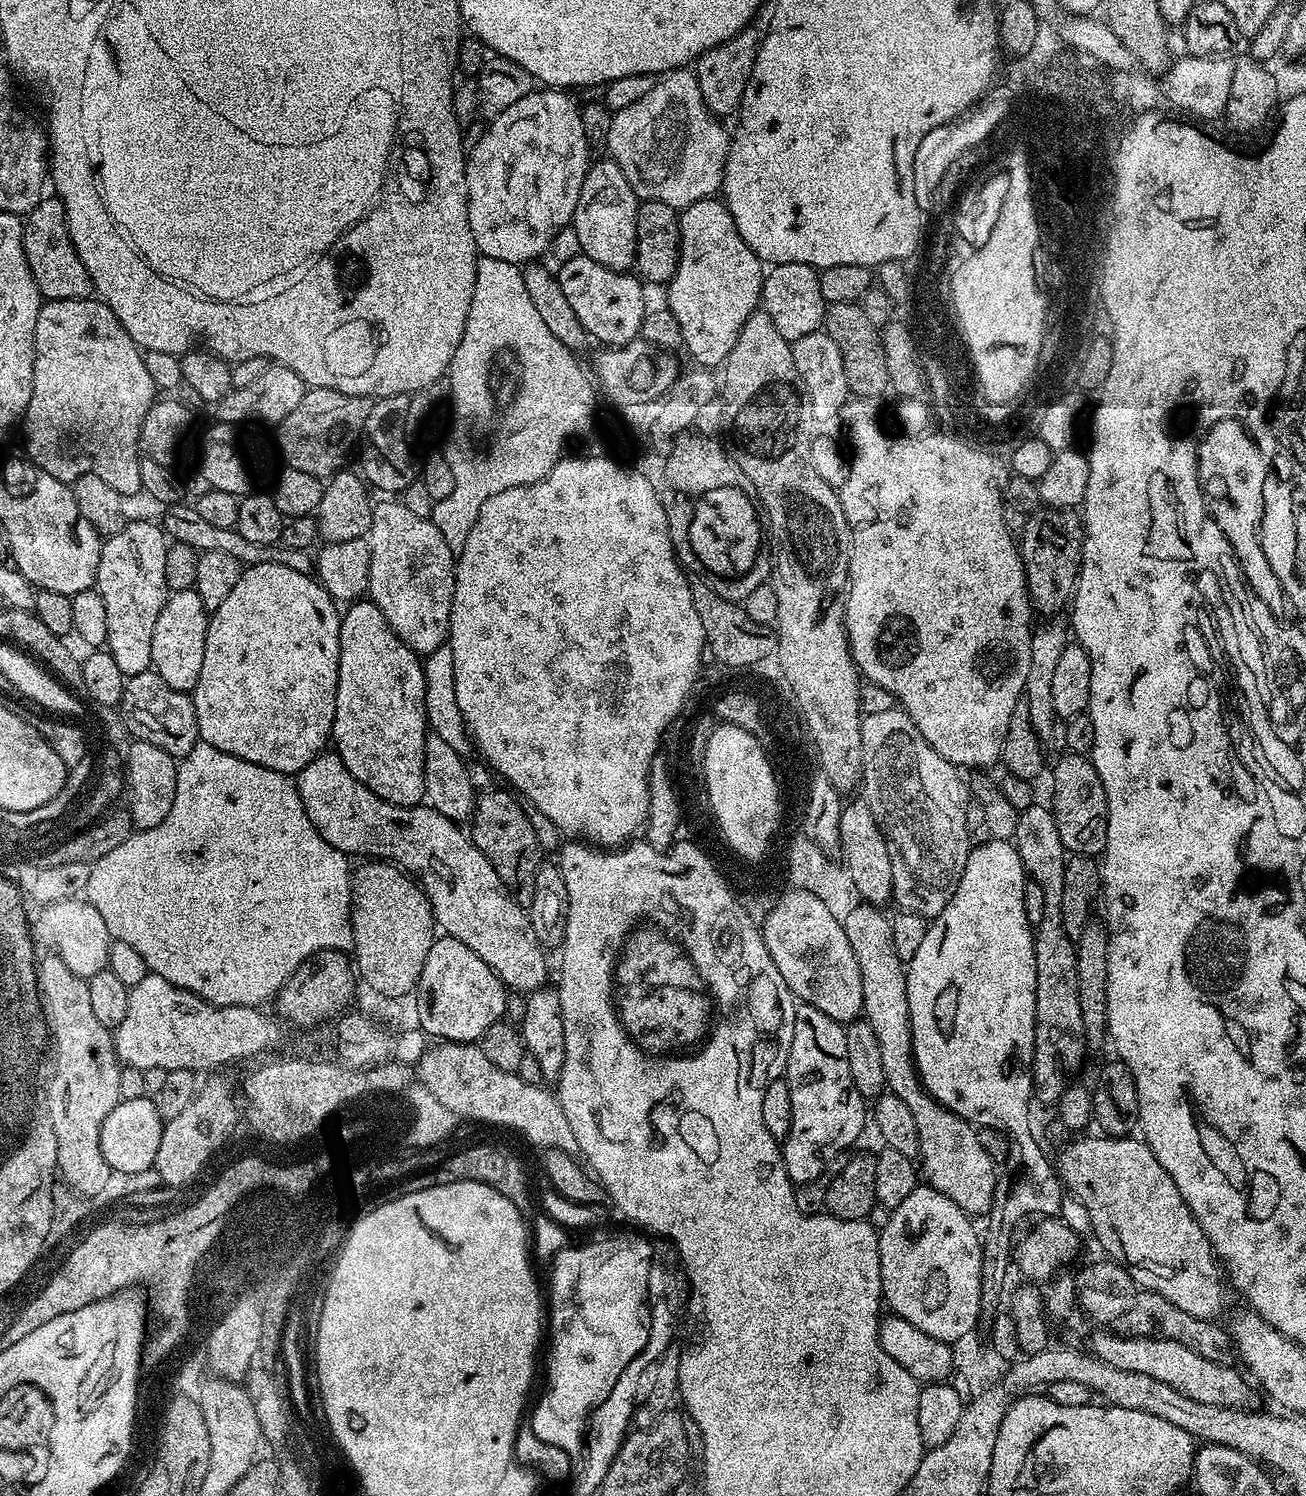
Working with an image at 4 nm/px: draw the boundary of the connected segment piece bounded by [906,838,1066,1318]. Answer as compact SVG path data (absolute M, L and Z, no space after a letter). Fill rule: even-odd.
M985 839L985 844L980 844L971 849L966 858L966 870L962 870L962 878L958 882L958 890L941 912L931 917L925 937L919 943L912 960L907 961L906 994L910 1002L910 1022L912 1023L912 1058L916 1061L916 1073L920 1076L920 1083L925 1092L929 1092L942 1106L946 1106L954 1114L958 1114L969 1124L977 1129L993 1127L1004 1136L1008 1137L1009 1154L1002 1171L999 1173L994 1190L992 1206L986 1213L988 1219L988 1233L982 1236L980 1249L982 1250L982 1282L980 1283L980 1310L985 1317L991 1318L997 1315L1000 1304L1000 1295L1004 1292L1004 1283L1008 1280L1008 1268L1014 1264L1014 1235L1016 1224L1023 1222L1027 1216L1031 1218L1056 1218L1061 1215L1064 1208L1064 1196L1066 1189L1060 1183L1060 1173L1056 1171L1055 1163L1044 1157L1038 1141L1032 1137L1032 1128L1028 1125L1028 1119L1032 1116L1032 1104L1034 1105L1034 1089L1032 1087L1032 1055L1034 1054L1034 1030L1036 1029L1036 959L1034 958L1033 925L1026 918L1026 906L1024 905L1024 881L1026 873L1024 863L1018 854L1015 843L1012 840Z

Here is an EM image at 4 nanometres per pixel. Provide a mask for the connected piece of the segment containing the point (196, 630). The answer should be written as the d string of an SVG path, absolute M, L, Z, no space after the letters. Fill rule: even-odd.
M194 590L172 592L162 606L162 614L158 614L158 622L154 622L154 638L150 642L152 655L151 671L157 672L166 682L166 686L174 686L174 690L196 691L198 674L202 674L202 658L206 658L206 630L210 614L202 606L202 598Z

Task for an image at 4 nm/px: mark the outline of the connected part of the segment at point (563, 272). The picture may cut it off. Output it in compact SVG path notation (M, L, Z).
M581 254L559 265L558 279L562 294L566 294L574 314L578 314L578 322L593 341L601 340L604 346L619 346L640 336L646 311L645 285L631 271L615 272Z

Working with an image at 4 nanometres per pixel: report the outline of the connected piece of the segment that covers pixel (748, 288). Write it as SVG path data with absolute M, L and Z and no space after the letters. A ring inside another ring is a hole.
M709 198L694 202L679 213L680 257L674 278L666 285L666 307L678 318L682 344L697 360L697 365L723 365L734 350L746 318L761 307L764 295L765 265L746 246L734 226L734 218L723 199Z

